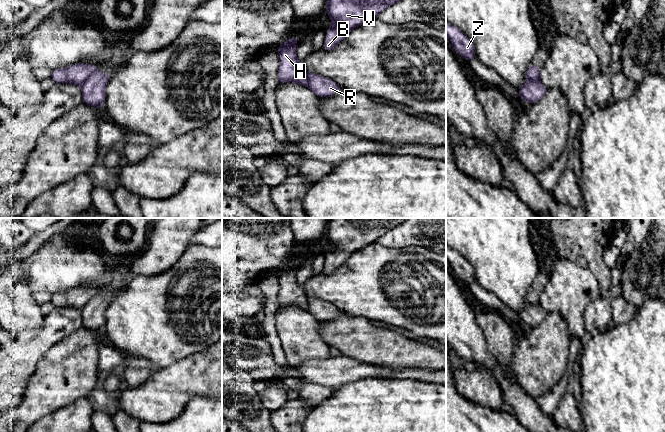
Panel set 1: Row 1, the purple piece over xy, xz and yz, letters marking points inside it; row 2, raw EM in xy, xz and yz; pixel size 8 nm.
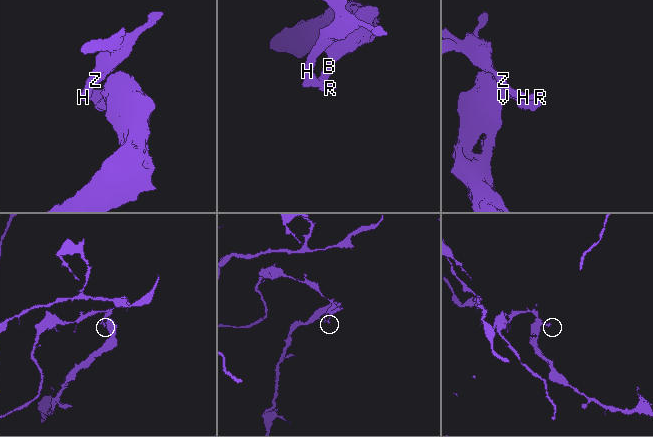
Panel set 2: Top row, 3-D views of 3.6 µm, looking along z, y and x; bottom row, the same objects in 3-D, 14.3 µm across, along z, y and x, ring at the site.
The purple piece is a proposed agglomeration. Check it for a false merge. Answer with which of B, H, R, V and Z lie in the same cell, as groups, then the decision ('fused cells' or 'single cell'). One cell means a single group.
groups B R V / H Z; fused cells

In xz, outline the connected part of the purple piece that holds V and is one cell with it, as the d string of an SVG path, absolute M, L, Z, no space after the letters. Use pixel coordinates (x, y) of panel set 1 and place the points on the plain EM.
M329 218L326 236L333 249L327 253L326 275L336 271L355 251L376 242L408 218Z

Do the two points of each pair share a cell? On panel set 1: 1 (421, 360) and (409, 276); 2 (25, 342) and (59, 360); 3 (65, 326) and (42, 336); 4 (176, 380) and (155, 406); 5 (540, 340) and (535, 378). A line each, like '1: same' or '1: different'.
1: different
2: different
3: same
4: same
5: same

